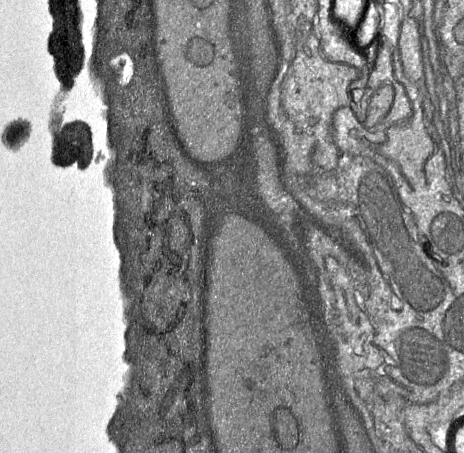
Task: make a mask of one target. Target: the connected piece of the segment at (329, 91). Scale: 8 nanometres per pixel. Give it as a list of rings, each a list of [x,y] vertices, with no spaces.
[[[316,46],[305,51],[297,51],[295,59],[285,77],[282,102],[293,103],[298,110],[311,116],[310,122],[315,130],[312,137],[318,139],[313,152],[313,161],[321,170],[332,171],[340,158],[341,151],[337,147],[331,132],[331,120],[334,113],[341,107],[351,103],[350,85],[359,80],[362,73],[355,67],[343,63],[333,62],[321,54],[321,48]]]

